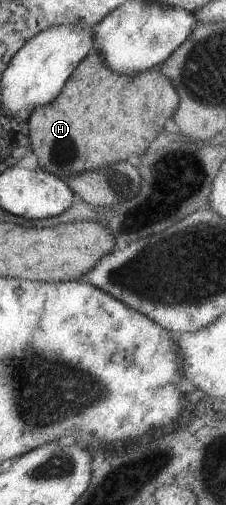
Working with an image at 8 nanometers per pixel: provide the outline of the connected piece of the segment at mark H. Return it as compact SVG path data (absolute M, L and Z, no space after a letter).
M99 53L84 57L69 74L57 97L47 105L32 109L25 118L28 125L28 143L31 151L37 156L38 166L45 172L55 174L61 181L77 175L81 169L101 169L113 165L113 161L125 161L129 153L141 153L149 141L157 137L162 130L165 119L171 118L178 106L178 95L160 71L153 68L131 76L109 73Z

